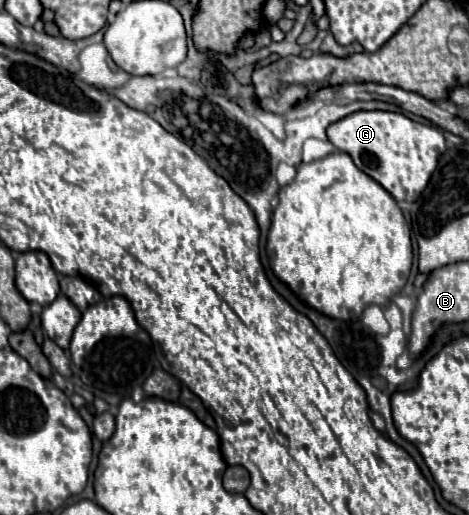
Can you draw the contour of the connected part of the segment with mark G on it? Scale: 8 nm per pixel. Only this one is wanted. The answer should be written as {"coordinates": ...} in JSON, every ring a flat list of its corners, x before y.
{"coordinates":[[360,111,328,127,330,143,352,157,354,165,378,181,396,201,412,203,426,189,446,141,442,131,390,111]]}

